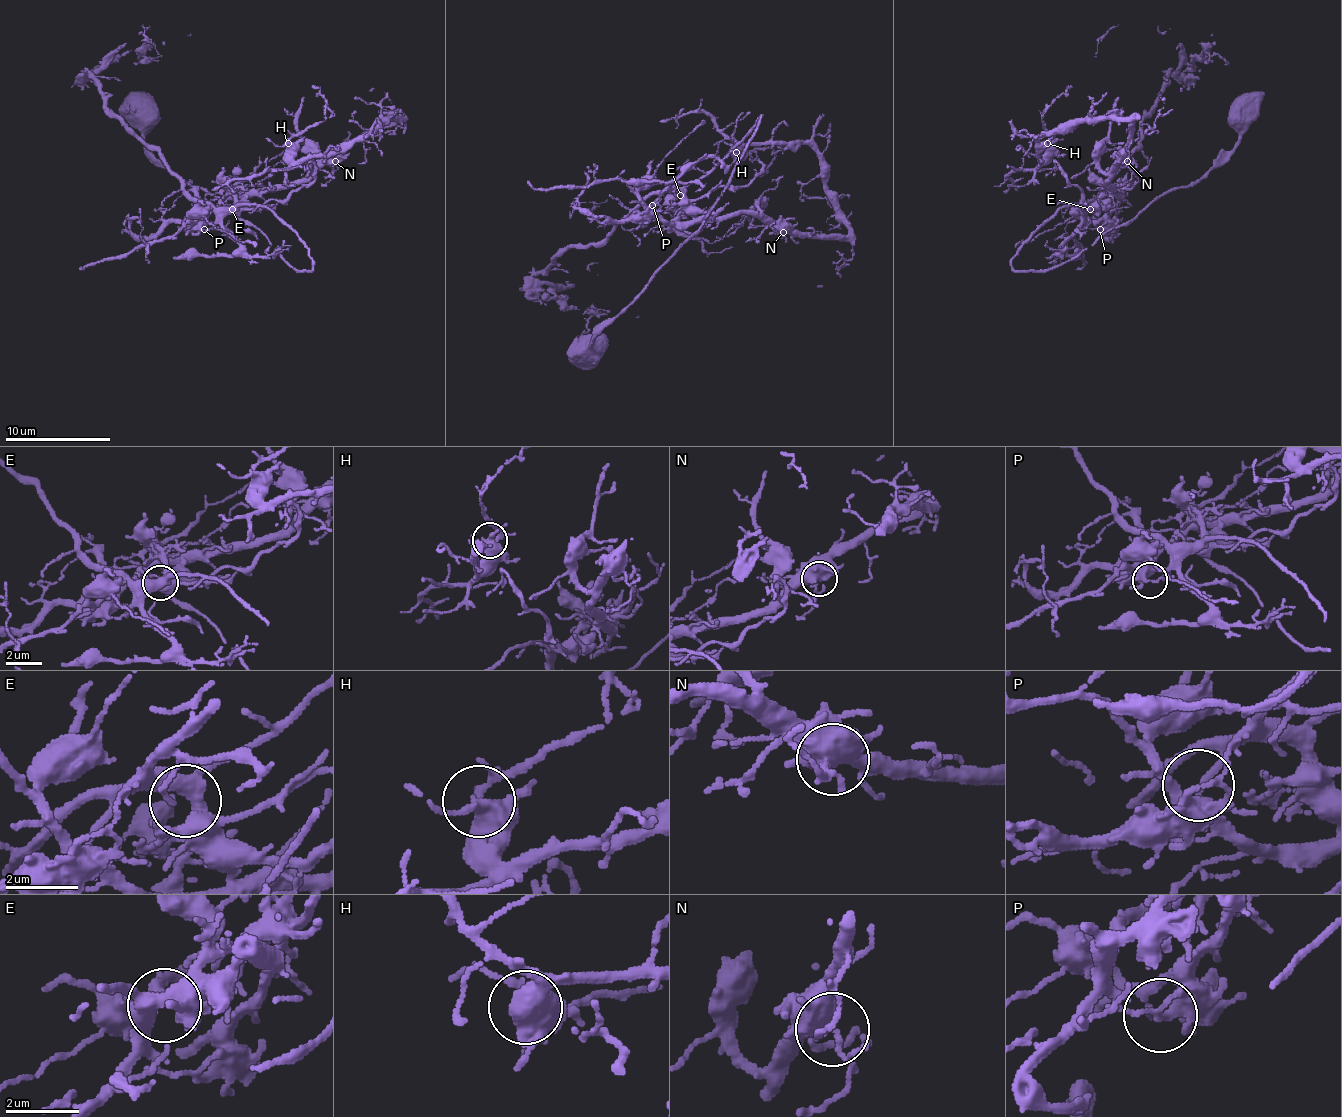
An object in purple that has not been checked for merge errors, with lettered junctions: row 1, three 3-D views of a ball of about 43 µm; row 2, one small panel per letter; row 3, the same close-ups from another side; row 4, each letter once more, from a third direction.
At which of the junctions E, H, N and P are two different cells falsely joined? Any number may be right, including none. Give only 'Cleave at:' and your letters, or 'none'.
Cleave at: P

